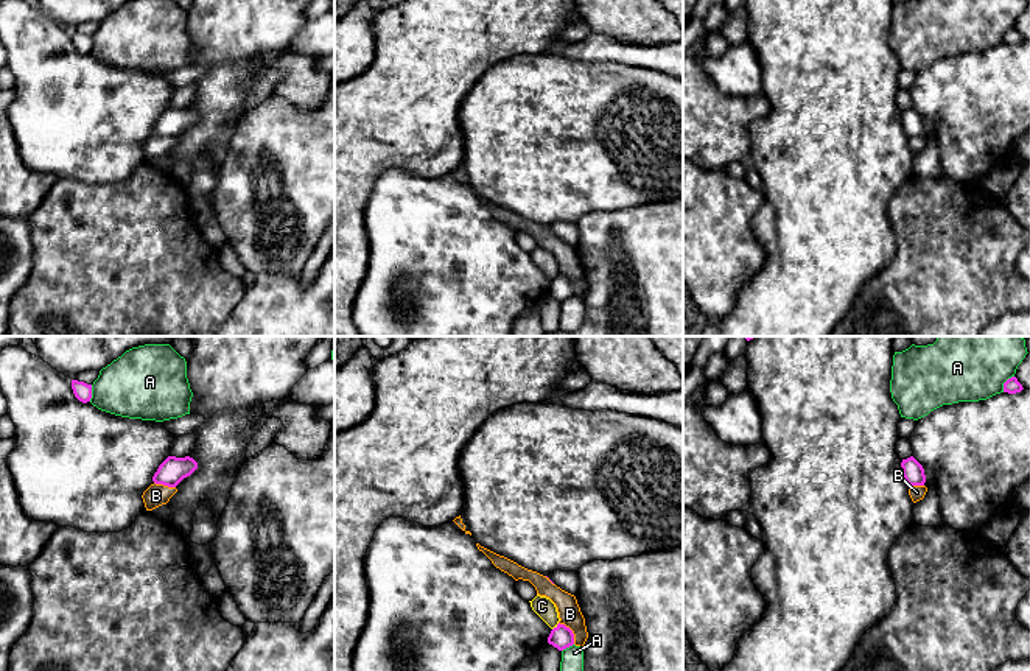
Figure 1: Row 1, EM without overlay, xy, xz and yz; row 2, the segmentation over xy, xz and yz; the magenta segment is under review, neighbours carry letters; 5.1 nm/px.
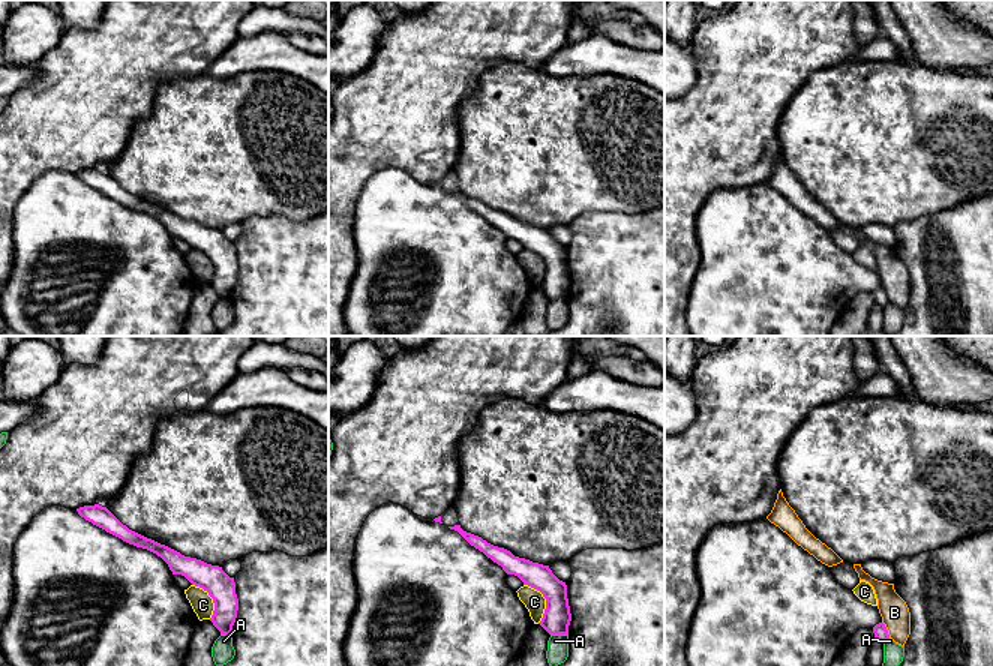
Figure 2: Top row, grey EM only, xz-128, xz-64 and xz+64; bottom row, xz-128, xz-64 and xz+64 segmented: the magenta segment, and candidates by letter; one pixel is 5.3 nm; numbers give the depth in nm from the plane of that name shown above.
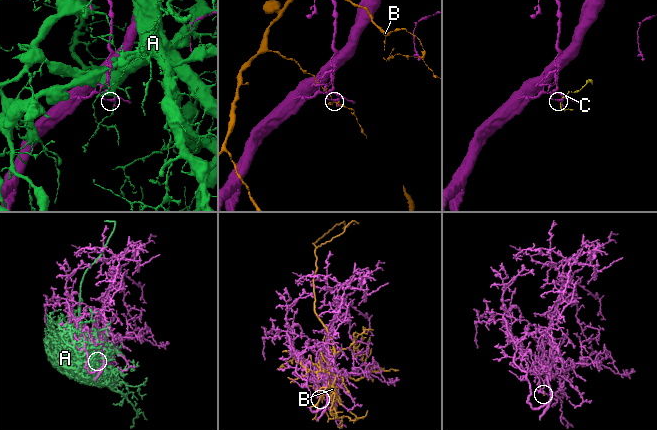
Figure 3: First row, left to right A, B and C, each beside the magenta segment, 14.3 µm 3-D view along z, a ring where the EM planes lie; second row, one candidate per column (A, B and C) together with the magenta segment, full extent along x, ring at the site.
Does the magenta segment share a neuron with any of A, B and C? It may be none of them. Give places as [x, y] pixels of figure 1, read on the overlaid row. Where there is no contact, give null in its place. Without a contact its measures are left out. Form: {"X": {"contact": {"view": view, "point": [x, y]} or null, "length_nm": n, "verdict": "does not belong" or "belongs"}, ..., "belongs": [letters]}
{"A": {"contact": {"view": "yz", "point": [1004, 383]}, "length_nm": 110, "verdict": "does not belong"}, "B": {"contact": {"view": "xz", "point": [571, 631]}, "length_nm": 150, "verdict": "does not belong"}, "C": {"contact": {"view": "xz", "point": [557, 626]}, "length_nm": 50, "verdict": "does not belong"}, "belongs": []}

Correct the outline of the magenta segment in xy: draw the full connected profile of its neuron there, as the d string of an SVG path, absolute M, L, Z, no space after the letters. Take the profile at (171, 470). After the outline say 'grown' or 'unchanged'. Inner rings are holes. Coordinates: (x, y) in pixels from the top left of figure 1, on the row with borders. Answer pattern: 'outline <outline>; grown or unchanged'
outline M168 456L152 476L156 484L176 487L184 478L190 476L198 469L198 462L190 458Z; unchanged

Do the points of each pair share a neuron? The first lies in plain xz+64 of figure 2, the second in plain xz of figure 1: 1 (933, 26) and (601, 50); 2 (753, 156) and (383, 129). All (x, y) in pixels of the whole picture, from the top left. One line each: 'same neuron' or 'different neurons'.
1: different neurons
2: same neuron

